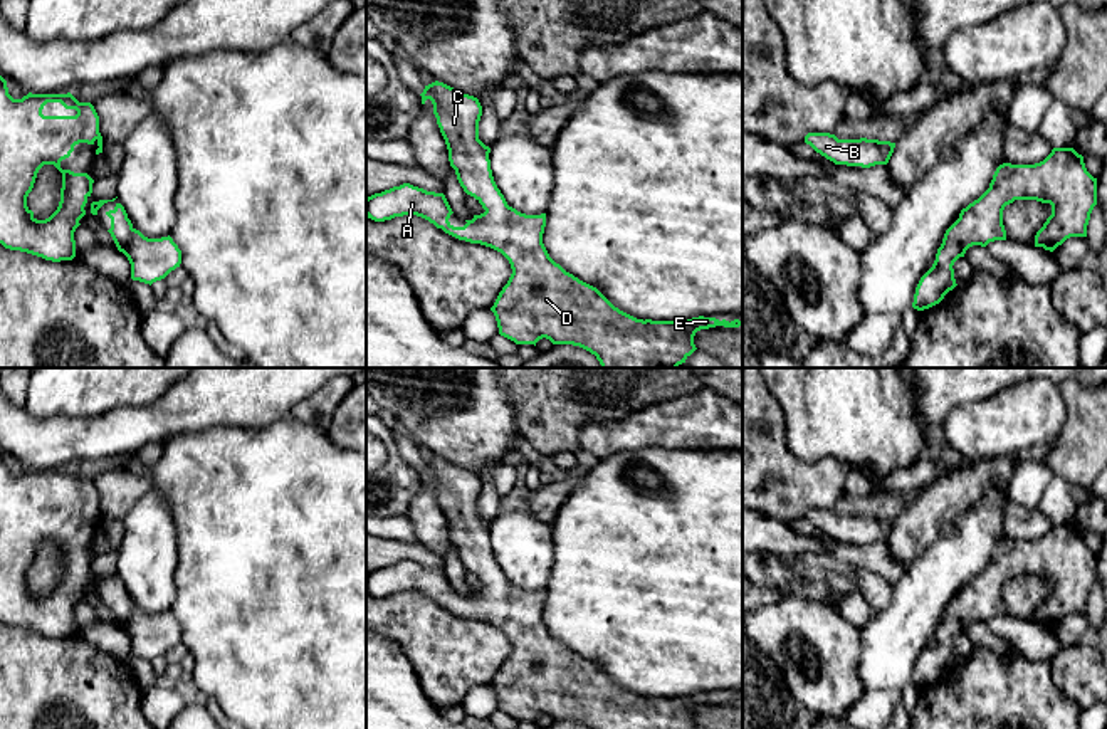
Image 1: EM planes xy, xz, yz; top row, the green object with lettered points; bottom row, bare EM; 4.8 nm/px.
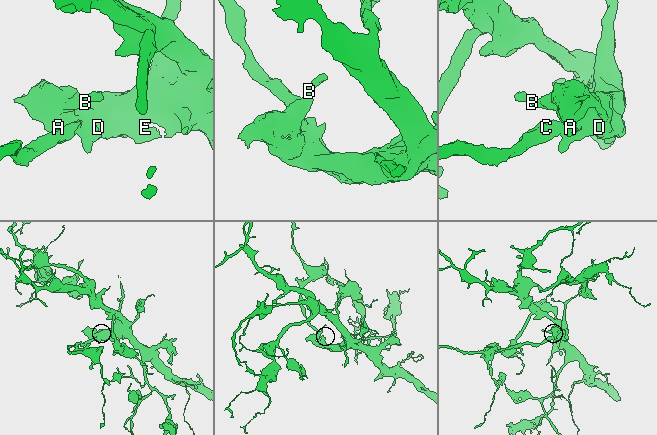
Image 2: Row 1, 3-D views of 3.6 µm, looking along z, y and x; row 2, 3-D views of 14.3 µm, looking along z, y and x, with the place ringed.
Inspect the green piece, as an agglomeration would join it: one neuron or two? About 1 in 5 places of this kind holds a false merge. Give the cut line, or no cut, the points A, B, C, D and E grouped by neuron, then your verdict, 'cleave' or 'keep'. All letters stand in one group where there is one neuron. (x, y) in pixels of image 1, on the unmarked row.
no cut | A B C D E | keep

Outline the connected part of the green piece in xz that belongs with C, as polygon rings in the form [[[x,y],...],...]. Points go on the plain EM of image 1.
[[[443,459],[425,462],[422,480],[433,480],[437,501],[449,526],[450,543],[464,568],[474,573],[485,586],[465,596],[464,603],[454,603],[449,595],[454,590],[445,571],[403,559],[366,574],[366,593],[375,598],[391,596],[403,591],[417,591],[445,610],[470,620],[480,620],[501,628],[511,640],[512,650],[499,669],[491,687],[496,692],[499,711],[516,721],[534,721],[546,714],[553,721],[573,721],[590,729],[694,729],[694,712],[700,705],[716,702],[739,704],[742,699],[719,697],[716,694],[692,694],[687,697],[637,695],[615,684],[596,663],[580,657],[556,640],[544,620],[546,590],[526,591],[509,583],[497,564],[489,529],[491,524],[479,516],[482,482],[477,474],[464,470]]]

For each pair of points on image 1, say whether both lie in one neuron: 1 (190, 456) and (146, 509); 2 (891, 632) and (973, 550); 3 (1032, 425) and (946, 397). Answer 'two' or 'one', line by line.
1: two
2: one
3: two

